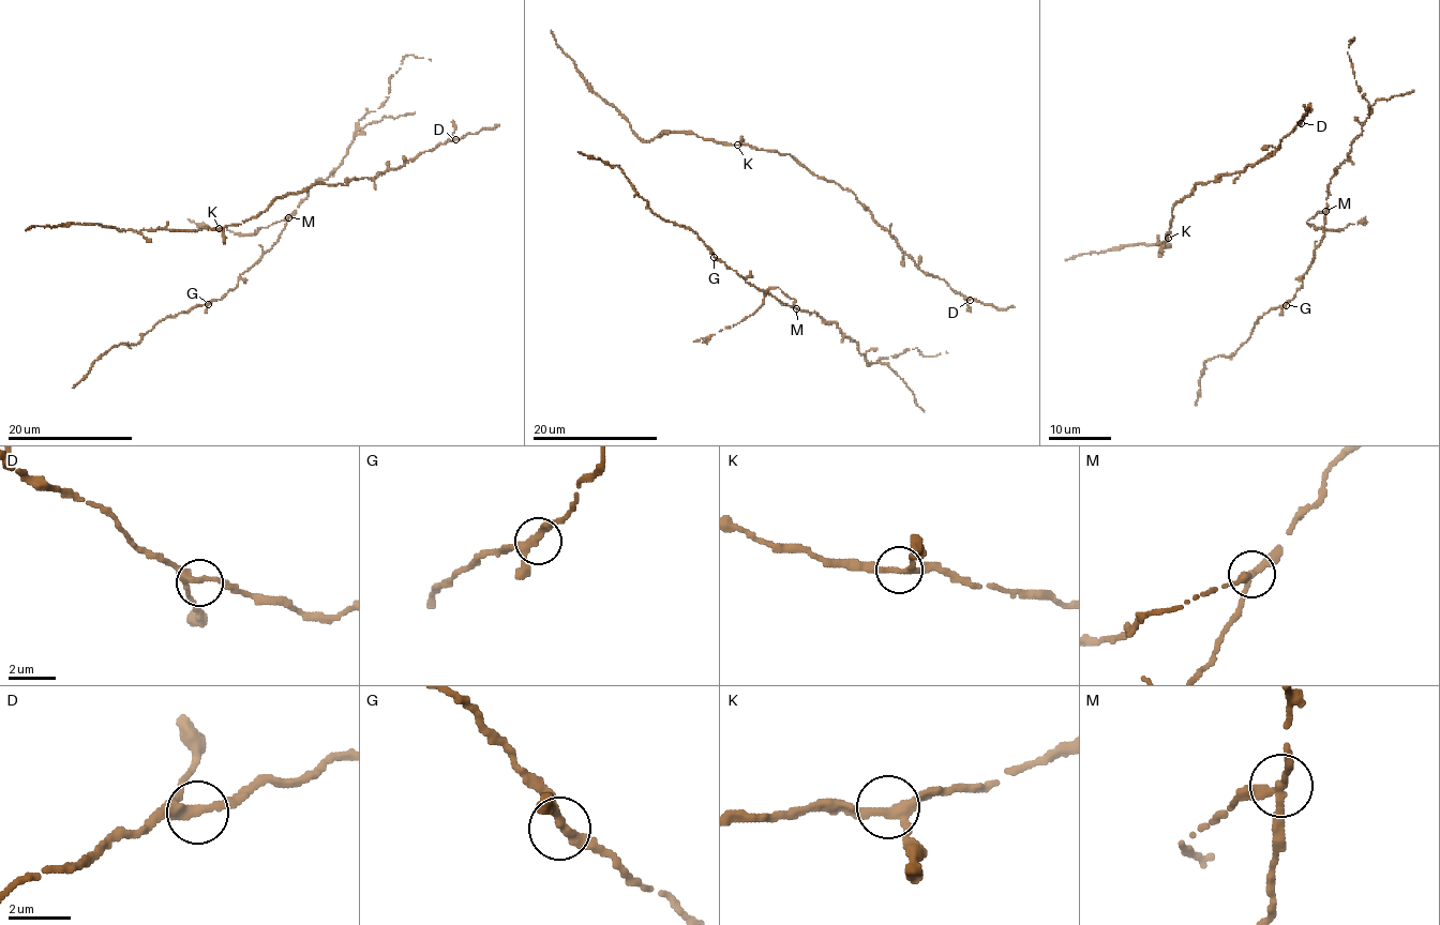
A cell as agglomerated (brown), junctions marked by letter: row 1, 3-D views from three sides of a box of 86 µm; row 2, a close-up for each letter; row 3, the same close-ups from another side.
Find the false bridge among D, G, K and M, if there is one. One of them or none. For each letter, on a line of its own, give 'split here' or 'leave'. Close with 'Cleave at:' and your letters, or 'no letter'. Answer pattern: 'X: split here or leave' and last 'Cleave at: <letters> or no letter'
D: leave
G: leave
K: leave
M: split here
Cleave at: M

